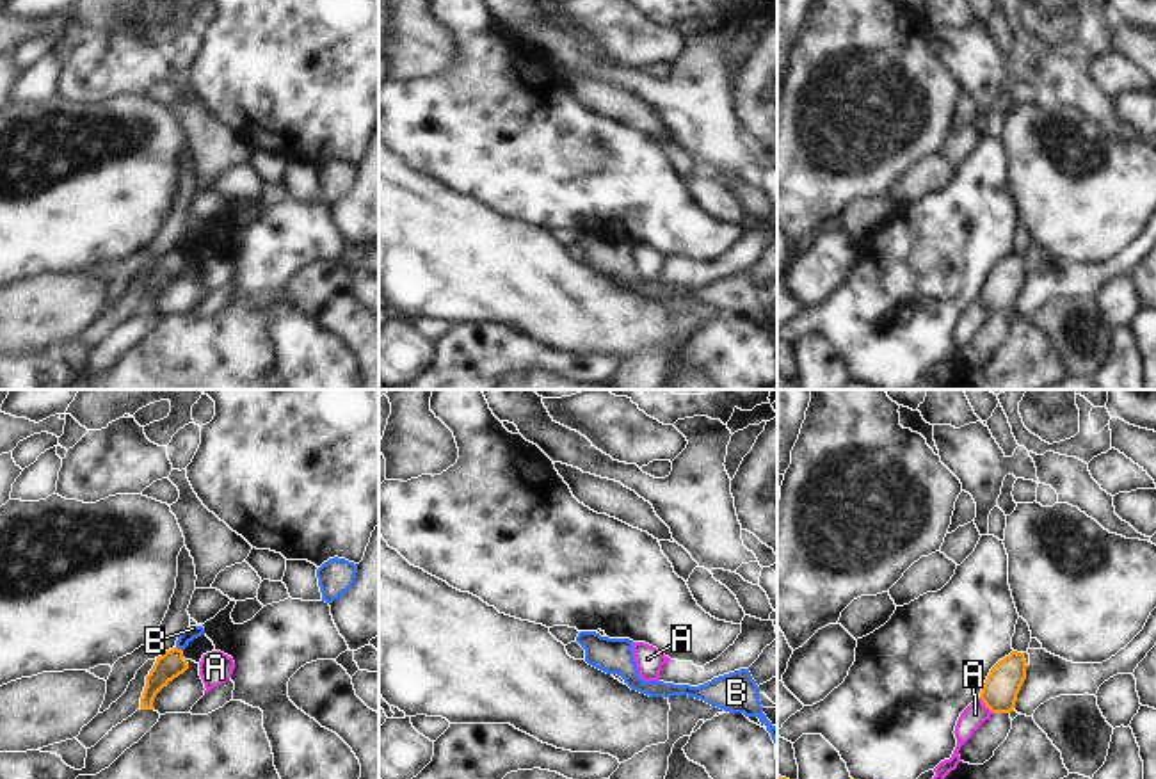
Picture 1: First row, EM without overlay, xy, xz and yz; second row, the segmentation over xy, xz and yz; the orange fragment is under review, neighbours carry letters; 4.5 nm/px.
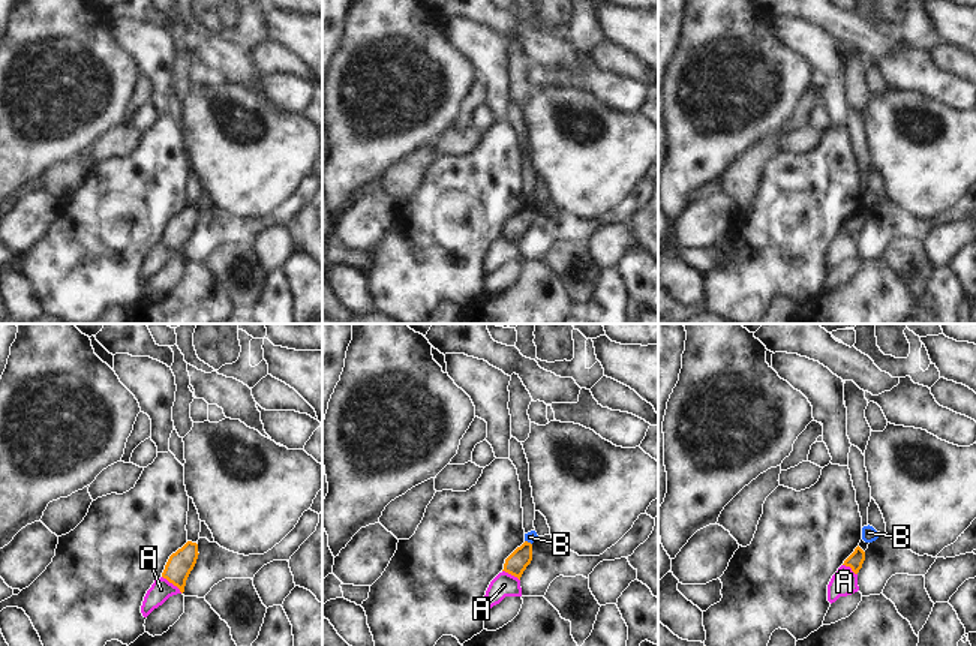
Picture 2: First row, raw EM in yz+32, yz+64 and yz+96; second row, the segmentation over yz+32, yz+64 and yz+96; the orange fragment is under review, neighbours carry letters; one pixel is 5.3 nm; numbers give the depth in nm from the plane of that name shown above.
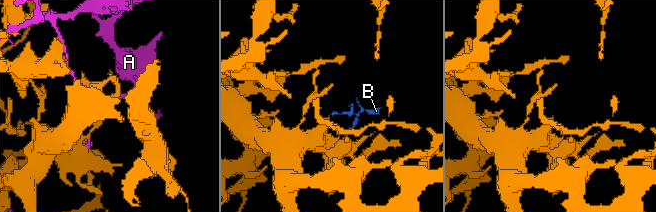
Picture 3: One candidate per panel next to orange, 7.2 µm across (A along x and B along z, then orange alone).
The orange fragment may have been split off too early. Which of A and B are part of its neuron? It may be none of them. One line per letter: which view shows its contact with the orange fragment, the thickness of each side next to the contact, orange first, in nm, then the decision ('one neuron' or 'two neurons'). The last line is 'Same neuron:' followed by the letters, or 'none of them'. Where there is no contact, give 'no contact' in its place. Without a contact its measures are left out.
A: contact in yz; calibres 160 and 100 nm; two neurons
B: contact in xy; calibres 120 and 60 nm; two neurons
Same neuron: none of them

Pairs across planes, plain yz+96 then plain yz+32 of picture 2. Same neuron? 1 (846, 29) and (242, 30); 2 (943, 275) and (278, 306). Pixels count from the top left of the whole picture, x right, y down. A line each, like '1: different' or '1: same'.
1: different
2: same

